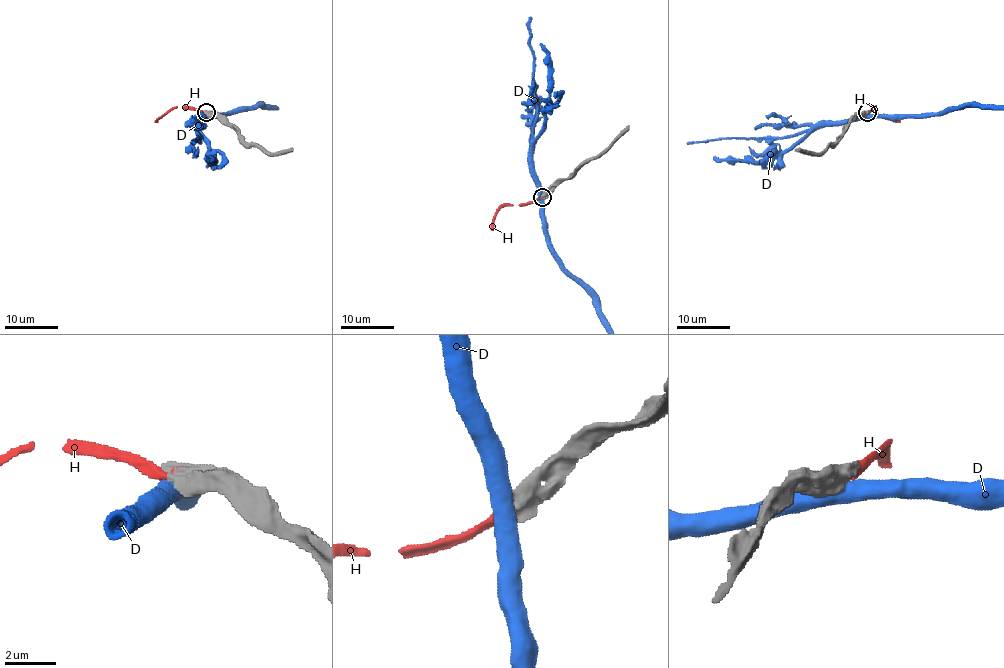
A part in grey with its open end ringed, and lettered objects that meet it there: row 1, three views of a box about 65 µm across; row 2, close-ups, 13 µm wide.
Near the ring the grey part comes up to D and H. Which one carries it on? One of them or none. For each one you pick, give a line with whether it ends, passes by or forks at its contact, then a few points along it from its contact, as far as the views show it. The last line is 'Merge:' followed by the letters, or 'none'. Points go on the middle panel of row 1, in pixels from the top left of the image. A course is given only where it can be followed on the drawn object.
H: it ends there
Merge: H

